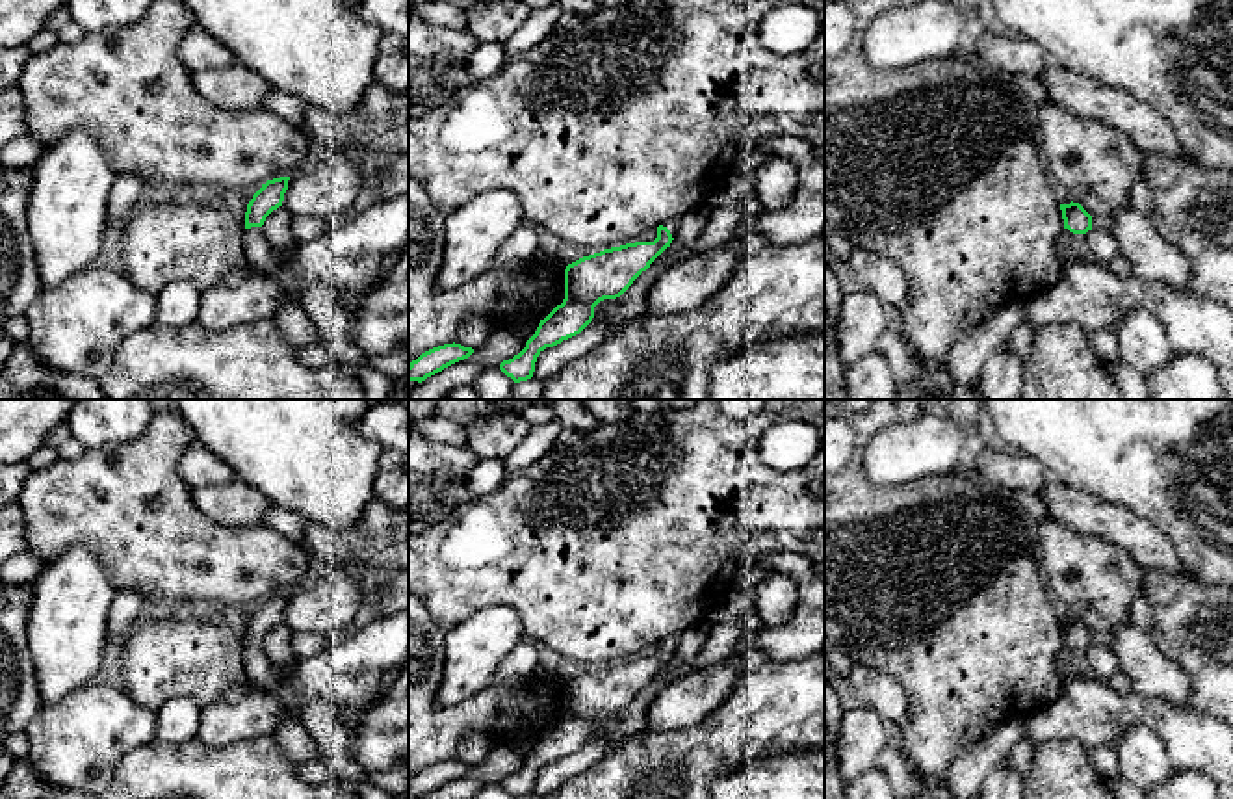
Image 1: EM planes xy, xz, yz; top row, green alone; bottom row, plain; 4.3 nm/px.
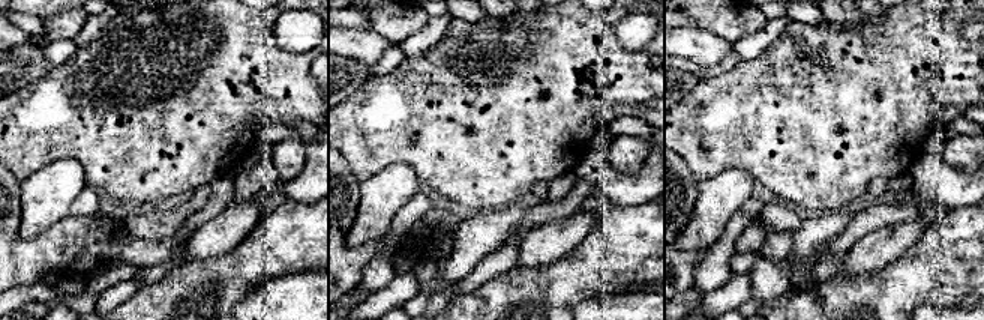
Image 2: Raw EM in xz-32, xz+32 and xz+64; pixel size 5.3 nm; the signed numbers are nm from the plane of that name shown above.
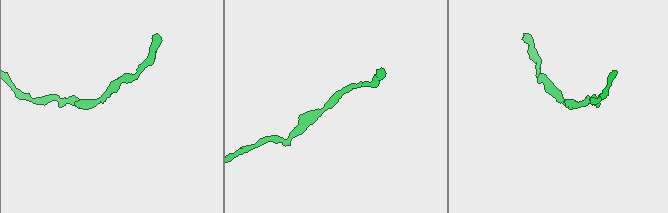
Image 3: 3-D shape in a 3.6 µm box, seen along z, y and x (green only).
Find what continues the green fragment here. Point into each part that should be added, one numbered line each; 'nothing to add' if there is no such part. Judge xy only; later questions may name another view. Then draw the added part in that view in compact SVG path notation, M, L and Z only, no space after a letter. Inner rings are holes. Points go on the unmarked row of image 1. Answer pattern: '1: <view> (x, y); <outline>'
1: xy (260, 673); M262 643L245 645L243 667L247 673L247 680L254 688L277 695L284 704L292 702L292 691L286 686L284 676L280 676L275 665L267 661Z

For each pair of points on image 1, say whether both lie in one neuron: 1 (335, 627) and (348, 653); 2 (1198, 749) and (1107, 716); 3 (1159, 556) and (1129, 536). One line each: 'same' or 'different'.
1: different
2: same
3: same

